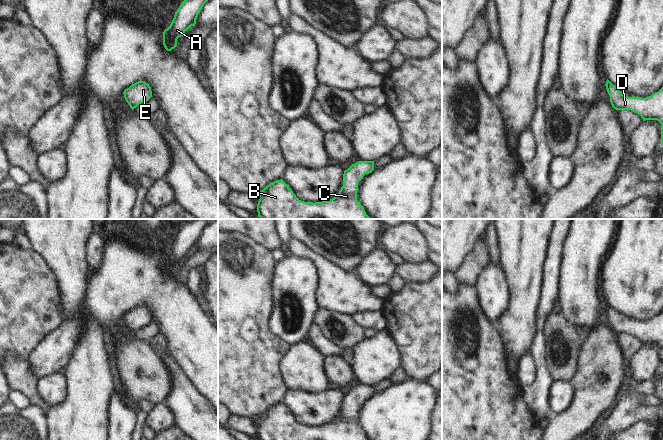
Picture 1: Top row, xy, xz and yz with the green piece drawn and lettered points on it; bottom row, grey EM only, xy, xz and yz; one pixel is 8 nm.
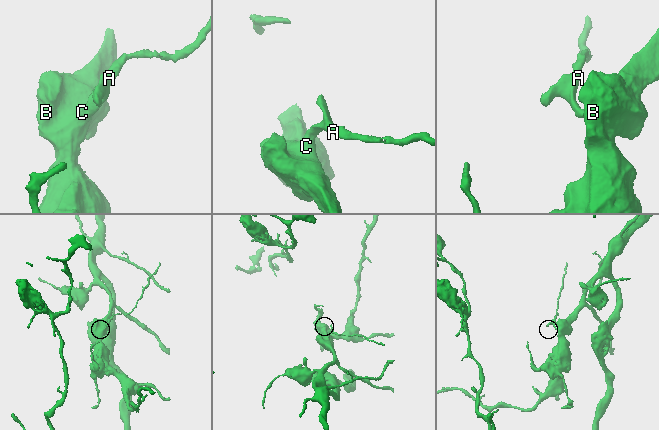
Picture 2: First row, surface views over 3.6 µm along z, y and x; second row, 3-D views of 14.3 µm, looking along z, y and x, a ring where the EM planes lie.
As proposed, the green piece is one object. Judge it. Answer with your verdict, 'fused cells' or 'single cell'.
single cell

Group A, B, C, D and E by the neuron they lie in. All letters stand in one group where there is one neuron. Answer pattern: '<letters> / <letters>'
A B C D E

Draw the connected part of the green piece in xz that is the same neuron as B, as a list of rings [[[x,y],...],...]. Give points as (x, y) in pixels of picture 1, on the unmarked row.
[[[358,385],[343,398],[343,410],[334,422],[322,426],[299,424],[291,412],[281,403],[259,415],[258,440],[368,440],[357,424],[358,407],[365,398],[374,394],[374,385]]]

